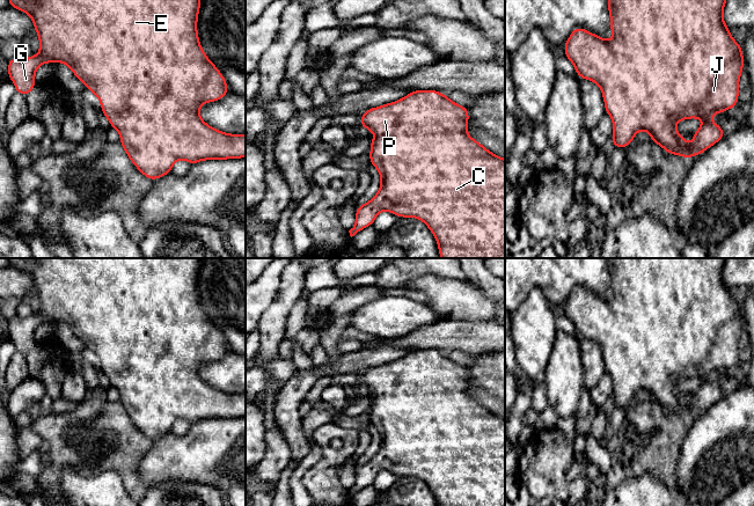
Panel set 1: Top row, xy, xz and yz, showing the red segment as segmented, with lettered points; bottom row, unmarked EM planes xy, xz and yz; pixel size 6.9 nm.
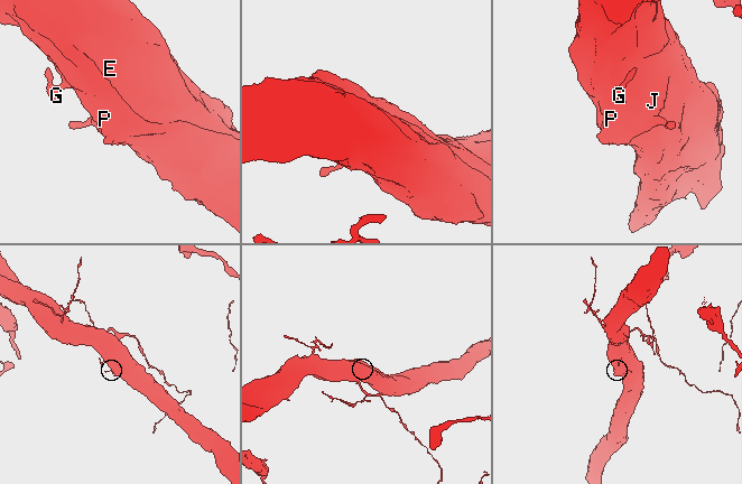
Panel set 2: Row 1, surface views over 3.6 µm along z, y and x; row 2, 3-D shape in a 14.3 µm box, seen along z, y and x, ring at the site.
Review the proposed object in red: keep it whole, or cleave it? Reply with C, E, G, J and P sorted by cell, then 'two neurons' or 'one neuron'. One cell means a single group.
groups C E G J P; one neuron

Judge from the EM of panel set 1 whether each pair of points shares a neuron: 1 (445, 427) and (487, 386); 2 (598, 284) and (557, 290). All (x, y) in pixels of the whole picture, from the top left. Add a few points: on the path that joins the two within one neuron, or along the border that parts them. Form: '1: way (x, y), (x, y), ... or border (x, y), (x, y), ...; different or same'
1: border (468, 371), (467, 393), (492, 412); different
2: way (587, 280), (568, 280); same

